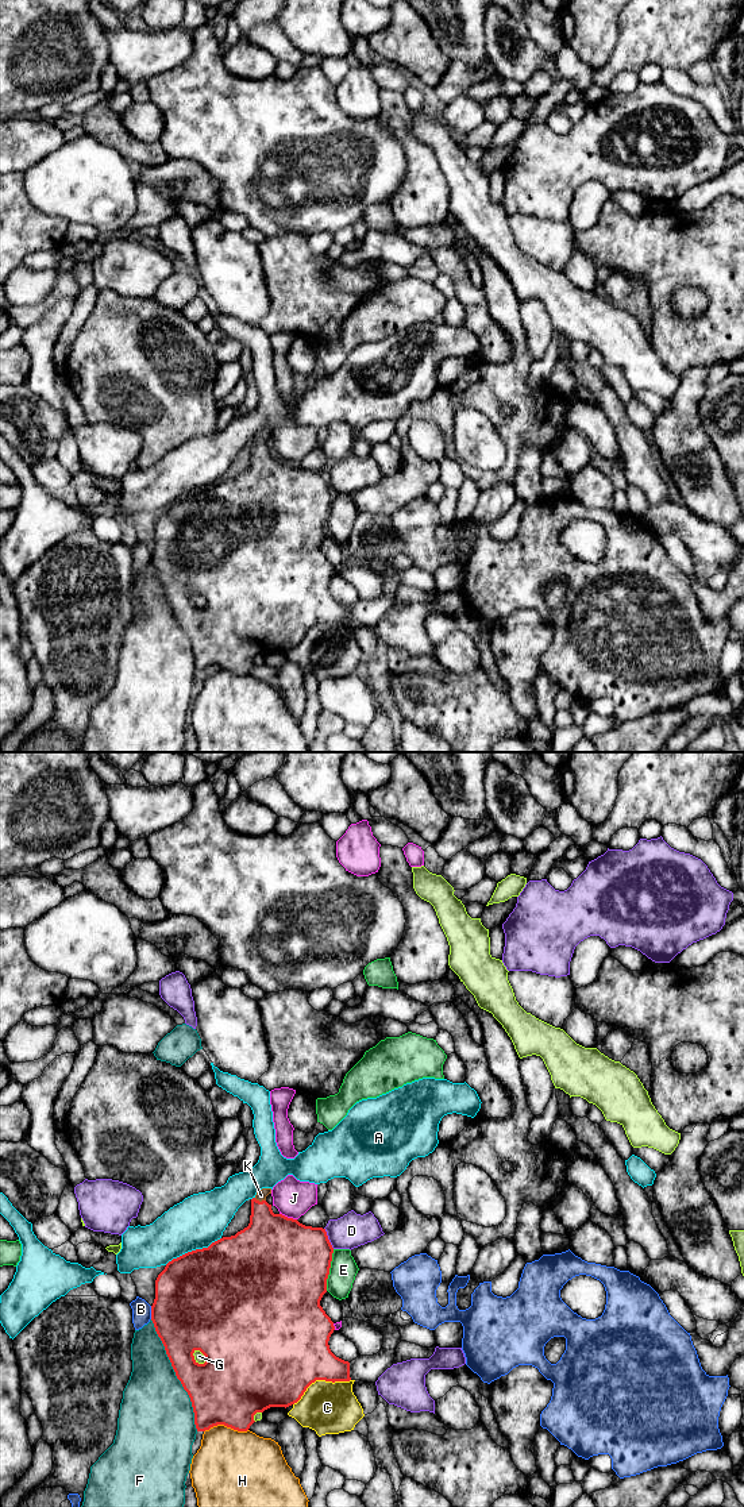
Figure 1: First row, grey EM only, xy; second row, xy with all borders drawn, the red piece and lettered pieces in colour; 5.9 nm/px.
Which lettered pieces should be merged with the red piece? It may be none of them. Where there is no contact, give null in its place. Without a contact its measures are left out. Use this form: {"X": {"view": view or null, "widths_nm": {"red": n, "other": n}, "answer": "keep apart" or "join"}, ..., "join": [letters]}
{"A": {"view": "xy", "widths_nm": {"red": 500, "other": 300}, "answer": "keep apart"}, "B": {"view": "xy", "widths_nm": {"red": 480, "other": 110}, "answer": "keep apart"}, "C": {"view": "xy", "widths_nm": {"red": 480, "other": 320}, "answer": "keep apart"}, "D": {"view": "xy", "widths_nm": {"red": 460, "other": 200}, "answer": "keep apart"}, "E": {"view": "xy", "widths_nm": {"red": 500, "other": 160}, "answer": "keep apart"}, "F": {"view": "xy", "widths_nm": {"red": 320, "other": 440}, "answer": "keep apart"}, "G": {"view": "xy", "widths_nm": {"red": 500, "other": 60}, "answer": "keep apart"}, "H": {"view": "xy", "widths_nm": {"red": 440, "other": 440}, "answer": "keep apart"}, "J": {"view": "xy", "widths_nm": {"red": 500, "other": 220}, "answer": "keep apart"}, "K": {"view": "xy", "widths_nm": {"red": 320, "other": 70}, "answer": "join"}, "join": ["K"]}

